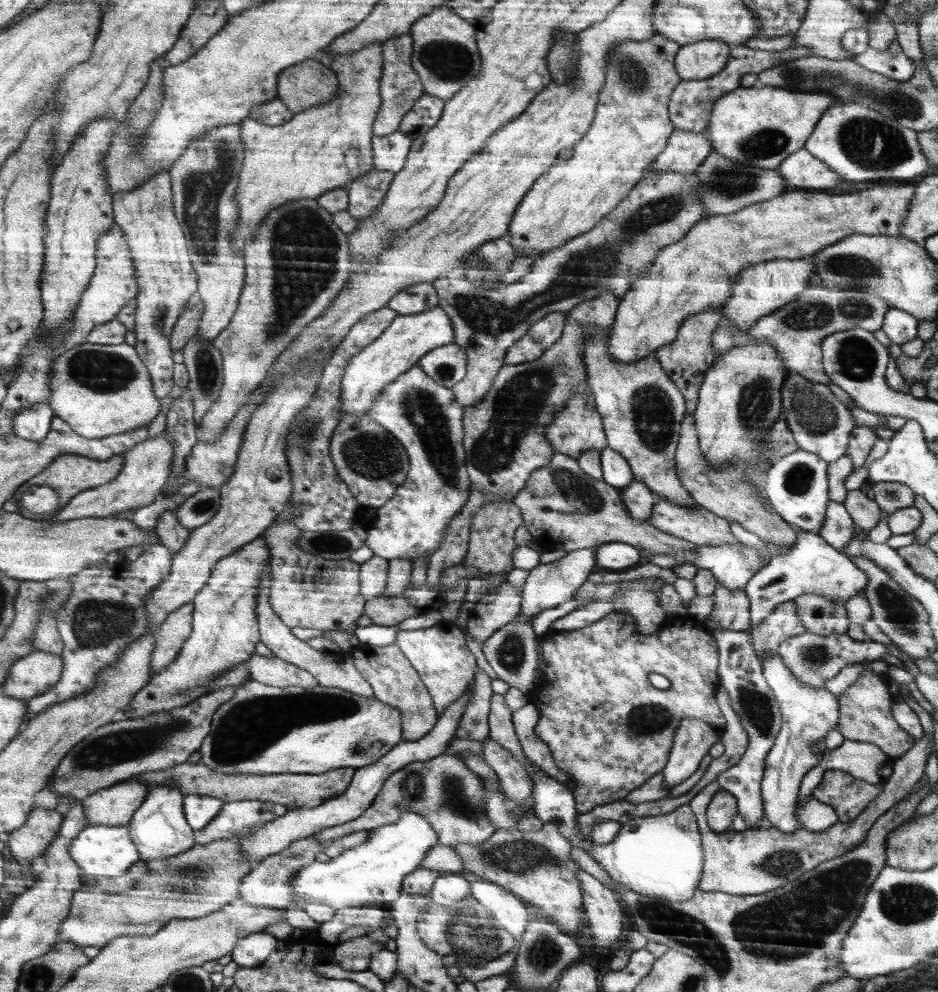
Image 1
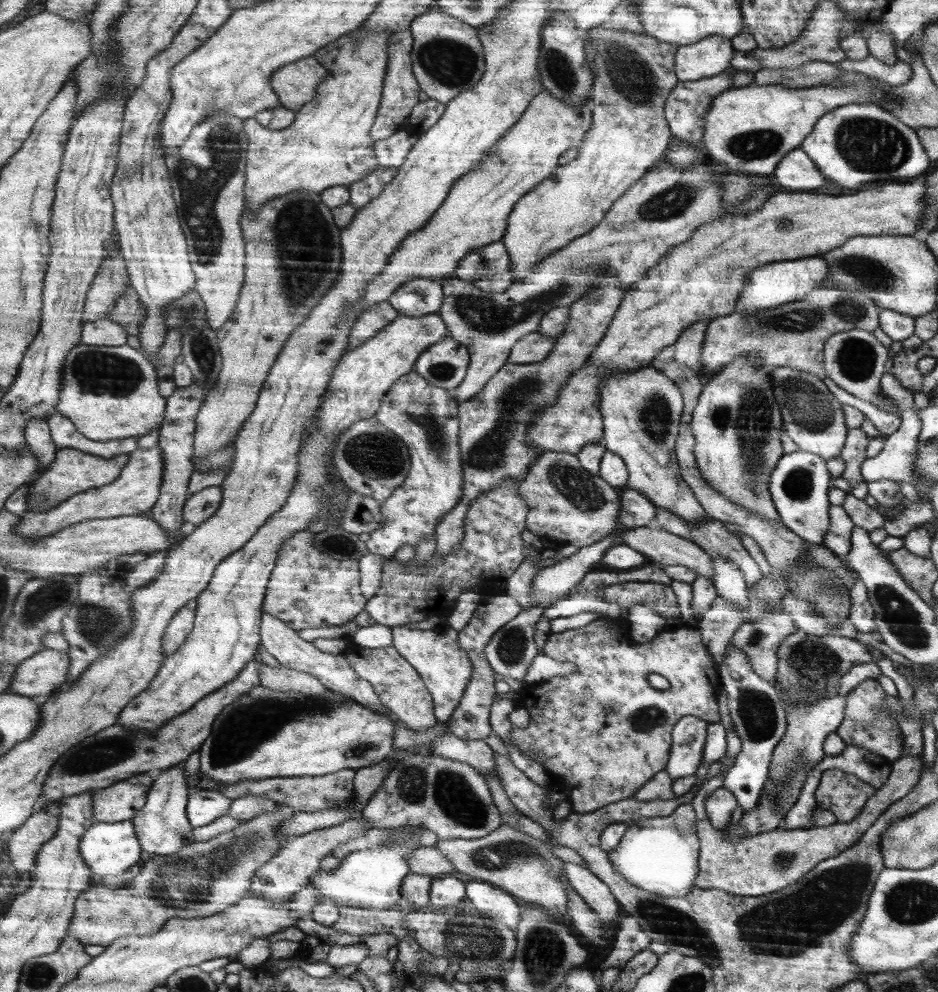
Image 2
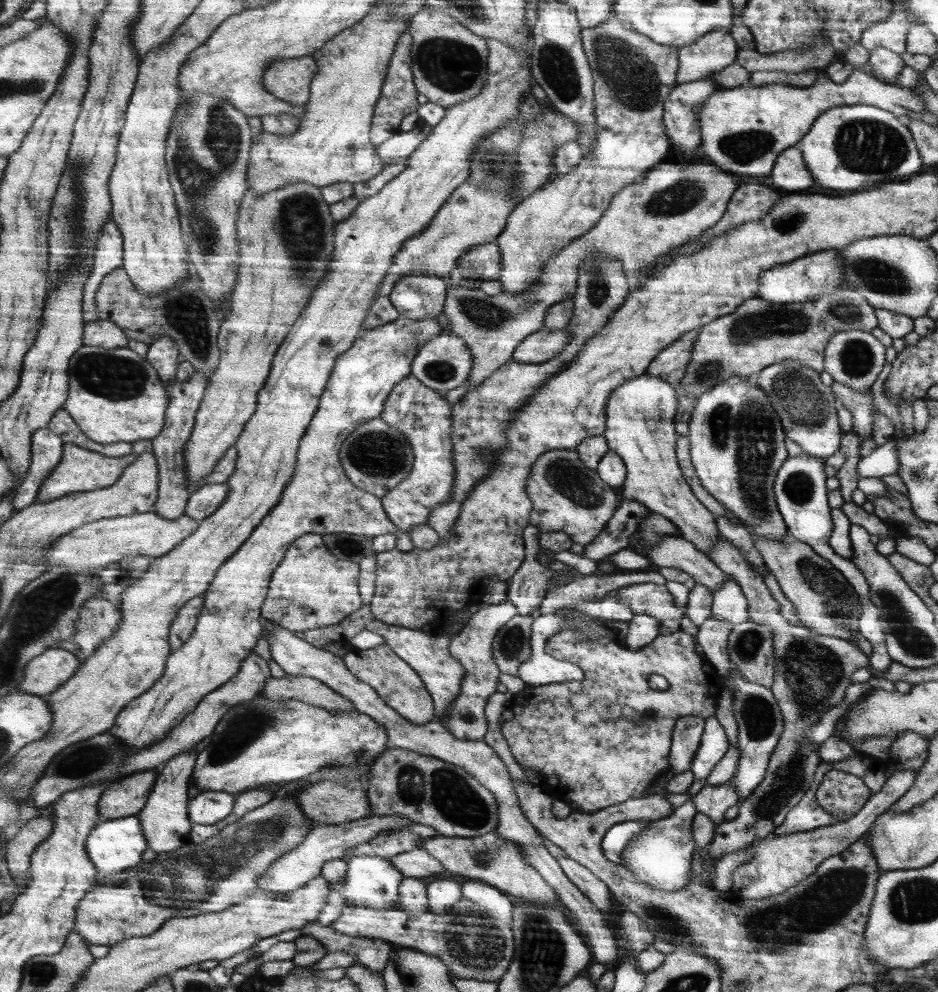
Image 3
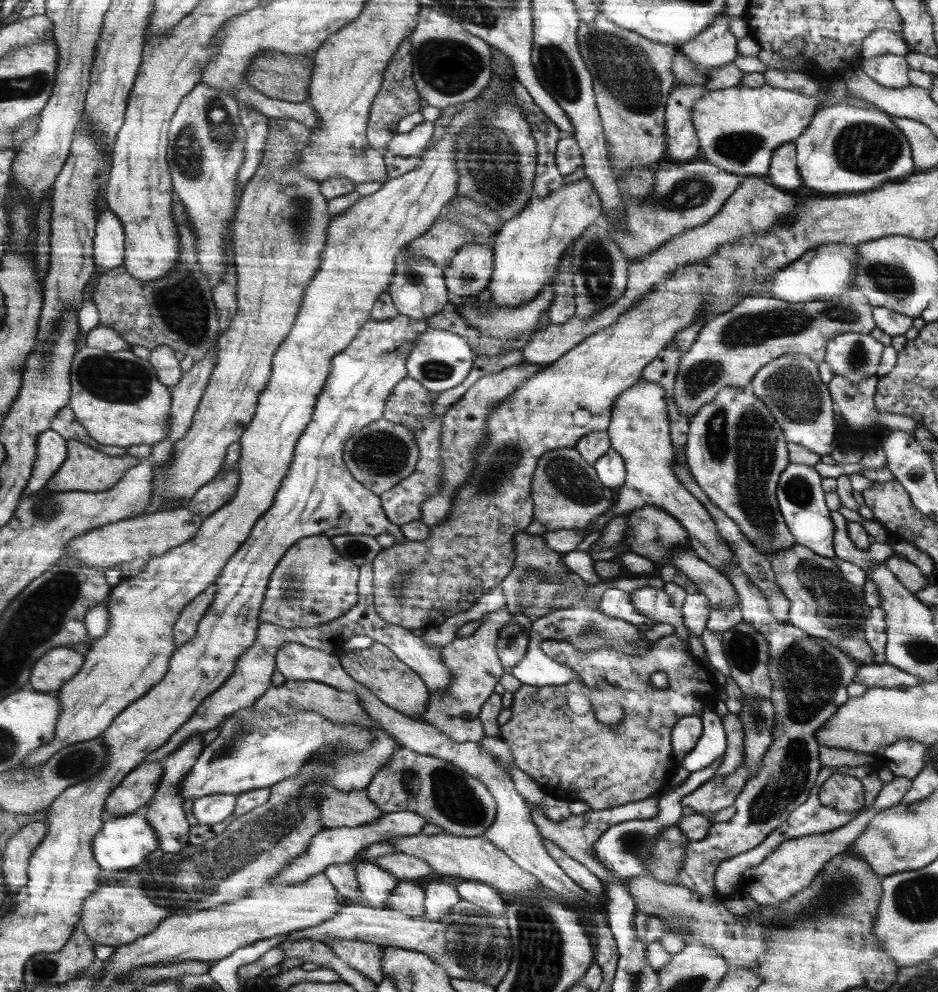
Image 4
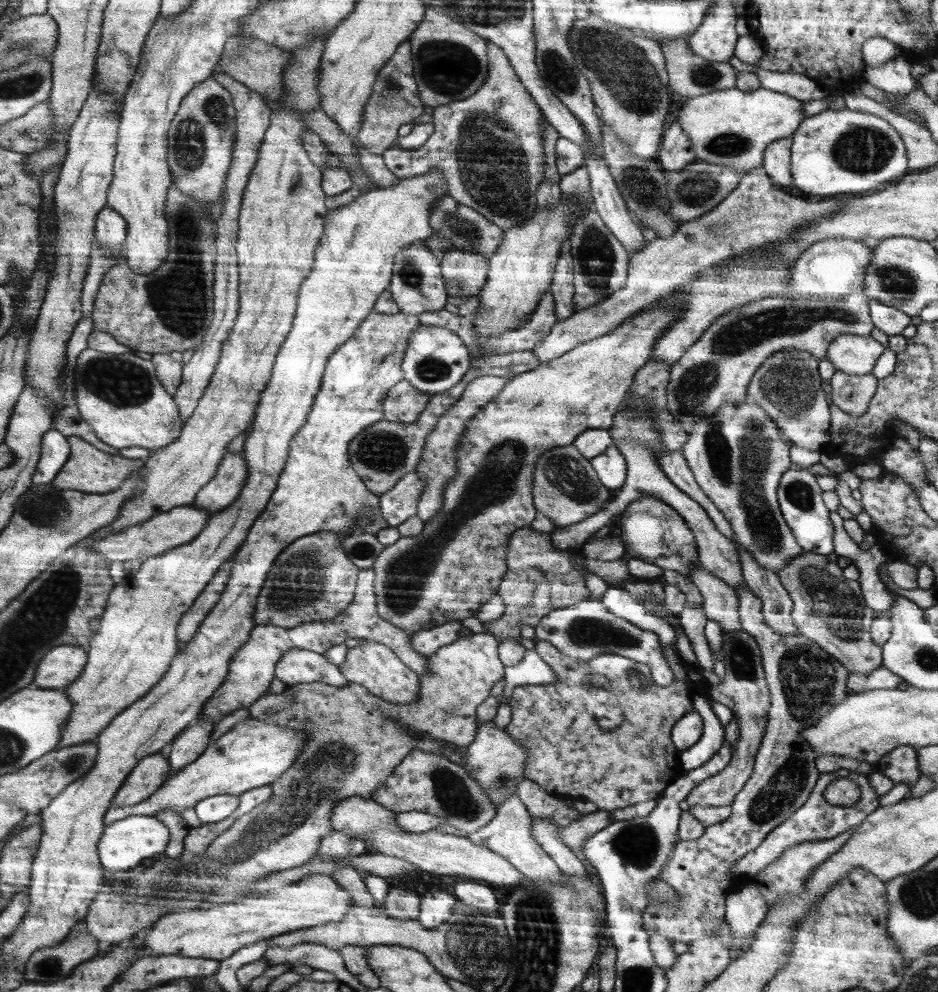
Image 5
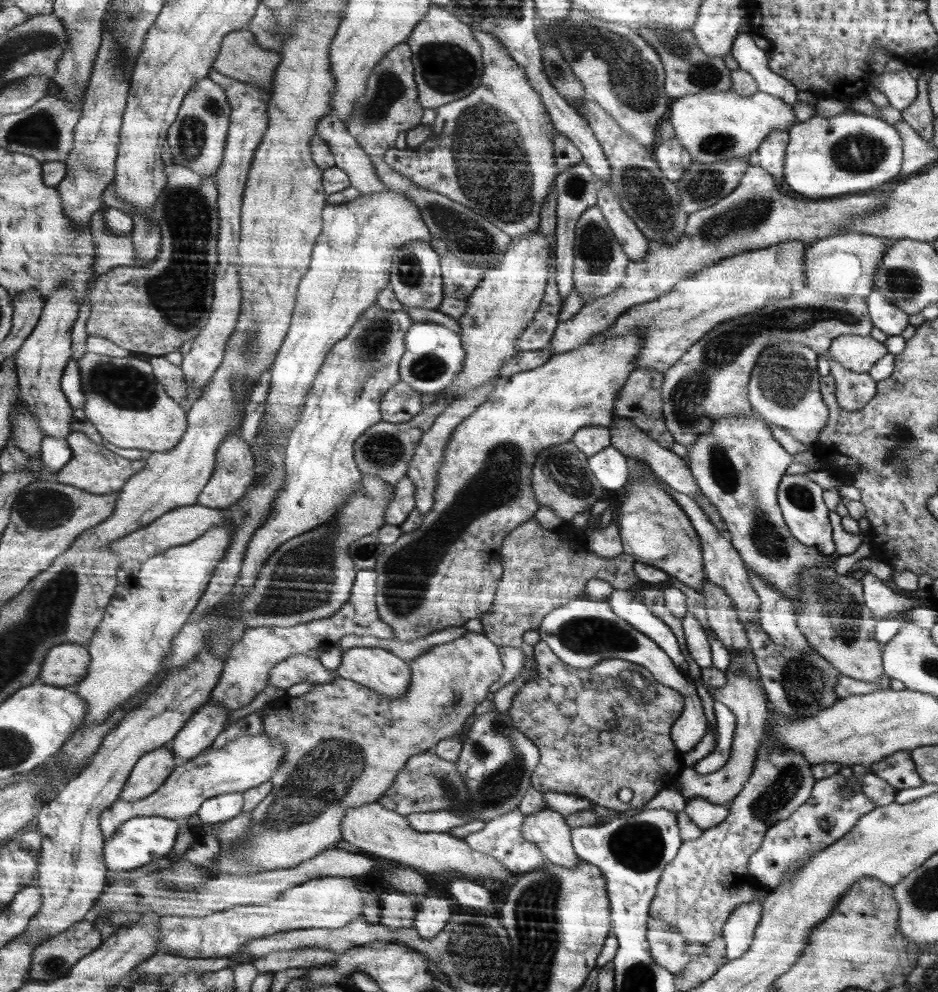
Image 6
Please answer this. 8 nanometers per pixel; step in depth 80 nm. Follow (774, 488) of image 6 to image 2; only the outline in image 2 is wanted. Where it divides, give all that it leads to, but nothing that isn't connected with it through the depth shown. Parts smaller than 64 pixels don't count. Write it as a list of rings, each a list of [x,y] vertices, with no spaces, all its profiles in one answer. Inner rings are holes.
[[[755,356],[734,358],[733,362],[729,362],[704,385],[689,425],[695,437],[694,457],[703,479],[707,480],[712,488],[727,496],[733,504],[765,518],[768,522],[781,522],[782,518],[769,491],[771,475],[785,455],[781,440],[781,430],[784,429],[782,410],[775,400],[770,369],[763,366]]]

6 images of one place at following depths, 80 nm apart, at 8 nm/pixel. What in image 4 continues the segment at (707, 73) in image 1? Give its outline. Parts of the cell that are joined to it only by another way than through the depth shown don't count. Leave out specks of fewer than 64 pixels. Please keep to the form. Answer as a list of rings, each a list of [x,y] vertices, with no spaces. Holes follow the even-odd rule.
[[[720,15],[693,40],[680,46],[696,68],[720,68],[739,57],[738,40],[730,31],[728,15]]]

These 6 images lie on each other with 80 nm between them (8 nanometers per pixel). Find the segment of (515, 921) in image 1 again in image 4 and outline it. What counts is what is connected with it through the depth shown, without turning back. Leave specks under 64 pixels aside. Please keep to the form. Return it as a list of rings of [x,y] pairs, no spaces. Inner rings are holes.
[[[474,880],[462,882],[460,886],[456,887],[462,900],[478,904],[480,908],[484,908],[486,912],[492,912],[497,917],[506,917],[504,900],[498,896],[496,888],[492,888],[488,884],[482,884],[482,882],[474,882]]]

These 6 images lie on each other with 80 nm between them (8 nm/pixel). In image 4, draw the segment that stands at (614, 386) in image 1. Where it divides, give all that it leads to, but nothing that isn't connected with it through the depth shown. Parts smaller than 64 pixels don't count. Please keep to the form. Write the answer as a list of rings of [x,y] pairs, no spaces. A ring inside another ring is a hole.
[[[640,379],[628,390],[624,391],[615,400],[611,414],[611,424],[607,428],[611,440],[612,450],[624,459],[626,476],[624,484],[618,488],[619,501],[613,504],[595,523],[590,523],[584,529],[558,529],[547,531],[544,540],[548,548],[555,552],[566,554],[578,549],[585,537],[593,532],[602,530],[615,516],[638,509],[644,505],[656,505],[675,516],[680,524],[690,533],[692,551],[702,560],[706,560],[712,568],[724,573],[724,567],[734,563],[737,559],[731,551],[727,540],[719,532],[718,526],[712,520],[711,513],[707,511],[696,497],[688,492],[687,488],[675,475],[672,463],[676,462],[678,452],[675,450],[671,439],[671,427],[667,419],[667,406],[671,398],[665,390],[655,382]]]

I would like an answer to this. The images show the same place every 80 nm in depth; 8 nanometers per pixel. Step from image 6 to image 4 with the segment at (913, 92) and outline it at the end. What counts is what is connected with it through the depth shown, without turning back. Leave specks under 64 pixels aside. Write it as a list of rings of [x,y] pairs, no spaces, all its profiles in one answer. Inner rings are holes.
[[[884,54],[865,59],[861,70],[874,82],[885,88],[900,90],[911,85],[908,79],[909,66],[905,56]]]

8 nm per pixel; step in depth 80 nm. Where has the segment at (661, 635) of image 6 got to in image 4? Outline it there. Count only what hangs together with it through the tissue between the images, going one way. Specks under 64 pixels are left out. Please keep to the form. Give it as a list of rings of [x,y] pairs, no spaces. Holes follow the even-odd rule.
[[[612,588],[612,590],[606,590],[601,597],[598,608],[604,616],[626,620],[636,626],[646,625],[646,620],[650,623],[650,618],[646,618],[634,608],[632,602],[630,602],[631,596],[629,593]]]

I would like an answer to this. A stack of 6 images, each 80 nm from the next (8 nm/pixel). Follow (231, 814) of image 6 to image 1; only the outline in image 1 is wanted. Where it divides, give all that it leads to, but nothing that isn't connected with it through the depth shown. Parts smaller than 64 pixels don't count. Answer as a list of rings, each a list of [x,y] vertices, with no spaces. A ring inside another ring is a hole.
[[[187,795],[183,802],[187,823],[196,831],[206,827],[223,810],[225,803],[213,796]]]

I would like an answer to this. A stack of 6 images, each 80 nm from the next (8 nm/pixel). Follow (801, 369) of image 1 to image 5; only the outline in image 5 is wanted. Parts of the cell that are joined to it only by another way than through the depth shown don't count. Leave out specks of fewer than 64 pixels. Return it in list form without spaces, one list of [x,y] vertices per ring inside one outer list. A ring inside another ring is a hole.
[[[856,292],[848,294],[846,296],[834,298],[834,297],[798,297],[797,299],[791,299],[790,297],[776,297],[770,296],[756,302],[746,303],[743,307],[736,308],[734,311],[727,312],[726,315],[721,316],[718,320],[711,324],[710,327],[704,333],[704,336],[672,365],[670,384],[668,384],[667,392],[667,407],[671,417],[676,422],[681,424],[684,432],[689,435],[695,430],[695,423],[698,423],[704,416],[710,416],[715,412],[718,412],[724,403],[730,402],[745,402],[747,399],[746,390],[751,384],[752,377],[755,376],[755,372],[762,366],[768,358],[775,354],[775,352],[783,351],[784,349],[798,349],[801,351],[811,352],[815,357],[820,357],[821,360],[826,358],[827,350],[831,347],[831,344],[839,338],[841,335],[854,334],[858,336],[869,336],[874,330],[875,323],[871,319],[870,315],[870,298],[866,296],[864,292]]]

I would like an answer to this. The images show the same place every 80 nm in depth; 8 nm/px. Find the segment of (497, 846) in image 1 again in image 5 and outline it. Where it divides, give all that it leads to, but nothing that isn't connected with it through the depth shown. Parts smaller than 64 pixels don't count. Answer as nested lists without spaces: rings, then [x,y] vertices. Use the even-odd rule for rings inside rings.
[[[351,796],[341,800],[331,815],[332,829],[355,838],[365,840],[369,852],[387,854],[415,864],[421,870],[434,874],[462,874],[474,880],[486,880],[508,888],[522,887],[529,880],[511,863],[507,857],[500,856],[494,849],[476,844],[468,836],[449,834],[434,830],[413,833],[400,829],[396,824],[397,813],[384,808],[378,801],[362,796]]]

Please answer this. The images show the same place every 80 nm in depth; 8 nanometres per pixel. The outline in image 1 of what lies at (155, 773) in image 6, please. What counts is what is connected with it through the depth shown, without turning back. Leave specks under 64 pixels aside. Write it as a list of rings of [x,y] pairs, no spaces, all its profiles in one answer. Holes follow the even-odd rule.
[[[139,775],[111,787],[81,795],[84,813],[90,824],[127,825],[146,802],[150,788]]]

